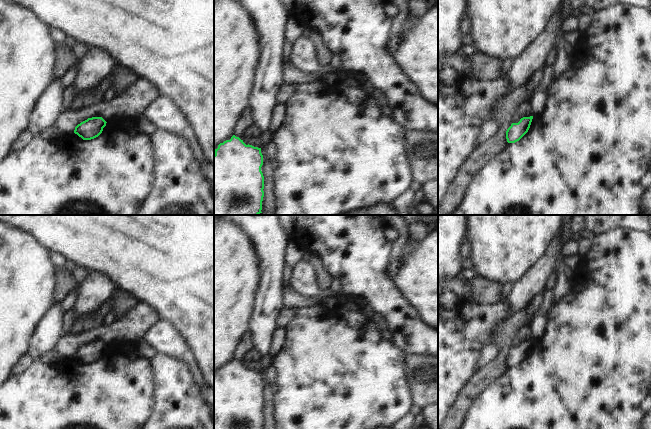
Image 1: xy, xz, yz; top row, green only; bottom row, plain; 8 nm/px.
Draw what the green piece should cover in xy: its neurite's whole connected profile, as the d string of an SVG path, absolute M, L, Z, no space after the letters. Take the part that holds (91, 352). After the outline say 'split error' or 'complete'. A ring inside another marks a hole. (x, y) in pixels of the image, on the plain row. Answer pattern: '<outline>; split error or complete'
M102 341L88 342L75 351L74 357L83 364L91 364L102 357L106 347Z; complete

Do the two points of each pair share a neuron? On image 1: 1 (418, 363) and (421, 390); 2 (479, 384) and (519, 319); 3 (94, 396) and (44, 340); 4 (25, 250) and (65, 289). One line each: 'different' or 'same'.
1: same
2: same
3: different
4: different

